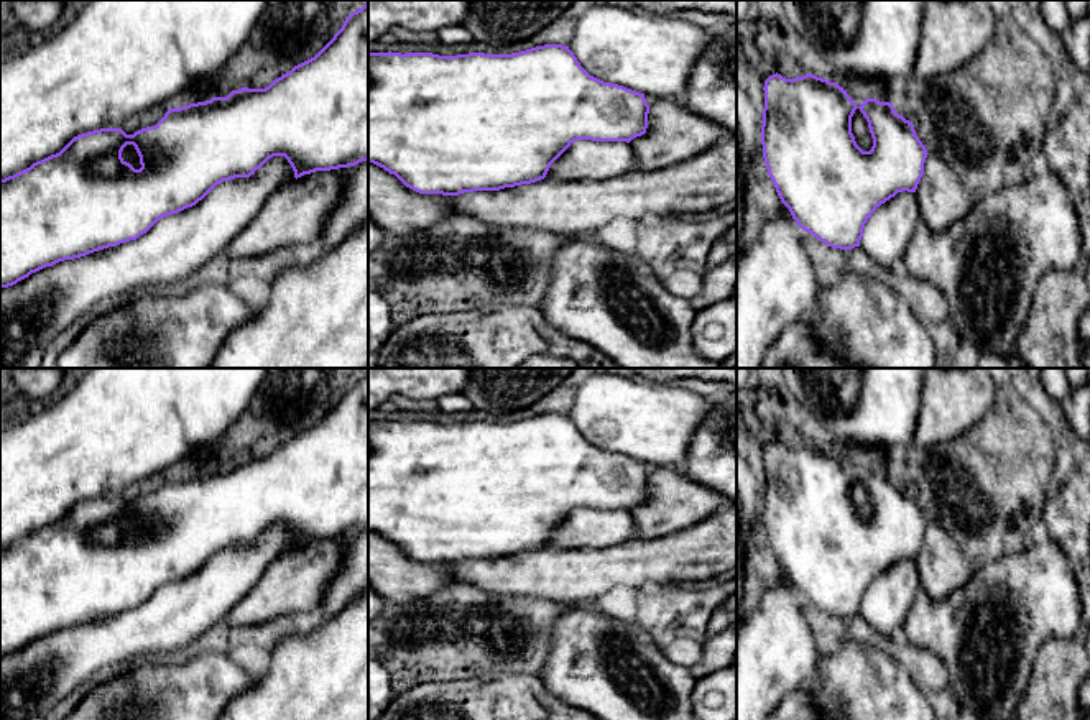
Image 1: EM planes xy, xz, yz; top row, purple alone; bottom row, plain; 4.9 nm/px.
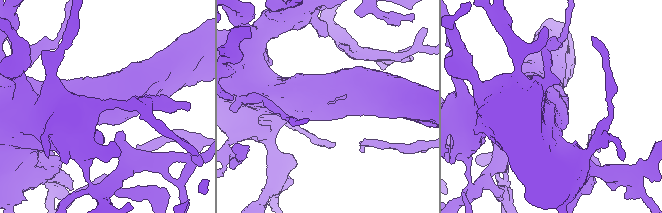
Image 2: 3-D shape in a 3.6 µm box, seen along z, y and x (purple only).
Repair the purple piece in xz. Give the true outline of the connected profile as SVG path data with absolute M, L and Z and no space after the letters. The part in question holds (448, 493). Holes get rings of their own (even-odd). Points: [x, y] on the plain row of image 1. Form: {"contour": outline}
{"contour": "M544 413L511 422L469 421L439 424L432 421L368 421L368 531L395 542L406 556L419 562L459 564L473 559L500 559L541 547L607 549L636 539L630 510L646 501L649 473L644 462L590 444L569 414Z"}

